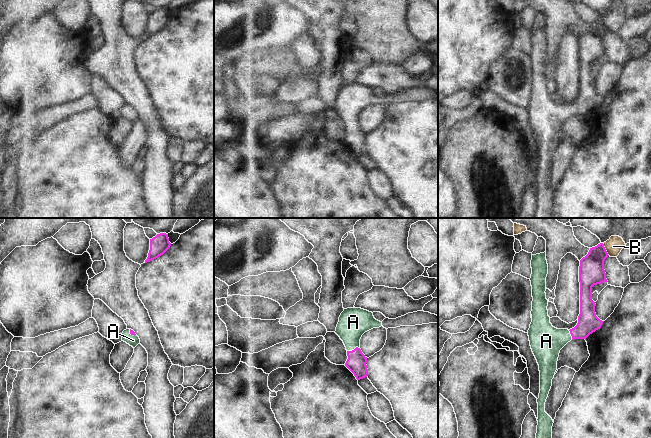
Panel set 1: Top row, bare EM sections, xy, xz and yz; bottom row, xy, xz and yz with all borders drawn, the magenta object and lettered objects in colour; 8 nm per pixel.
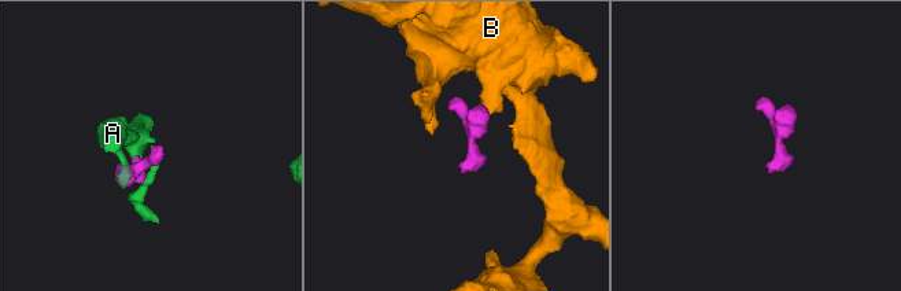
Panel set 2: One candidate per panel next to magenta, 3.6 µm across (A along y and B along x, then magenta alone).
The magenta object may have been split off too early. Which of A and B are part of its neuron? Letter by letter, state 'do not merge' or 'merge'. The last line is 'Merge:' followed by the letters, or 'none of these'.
A: merge
B: do not merge
Merge: A

